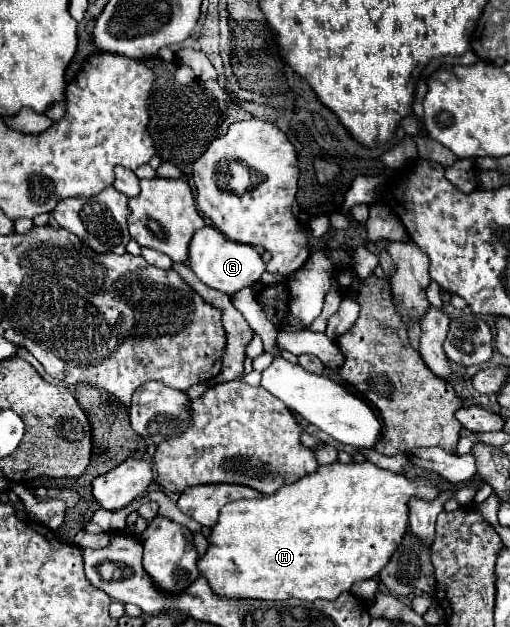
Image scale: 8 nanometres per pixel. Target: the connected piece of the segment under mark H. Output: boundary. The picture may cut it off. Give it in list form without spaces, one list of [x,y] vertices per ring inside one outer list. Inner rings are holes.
[[[368,461],[320,465],[314,473],[302,477],[302,481],[282,487],[274,495],[224,505],[218,525],[208,539],[210,547],[198,561],[198,569],[218,595],[266,601],[288,597],[302,601],[336,599],[340,593],[350,591],[354,583],[378,577],[390,563],[394,549],[398,549],[410,527],[410,499],[436,501],[440,493],[442,489],[434,477],[408,477],[406,471],[388,471]]]

